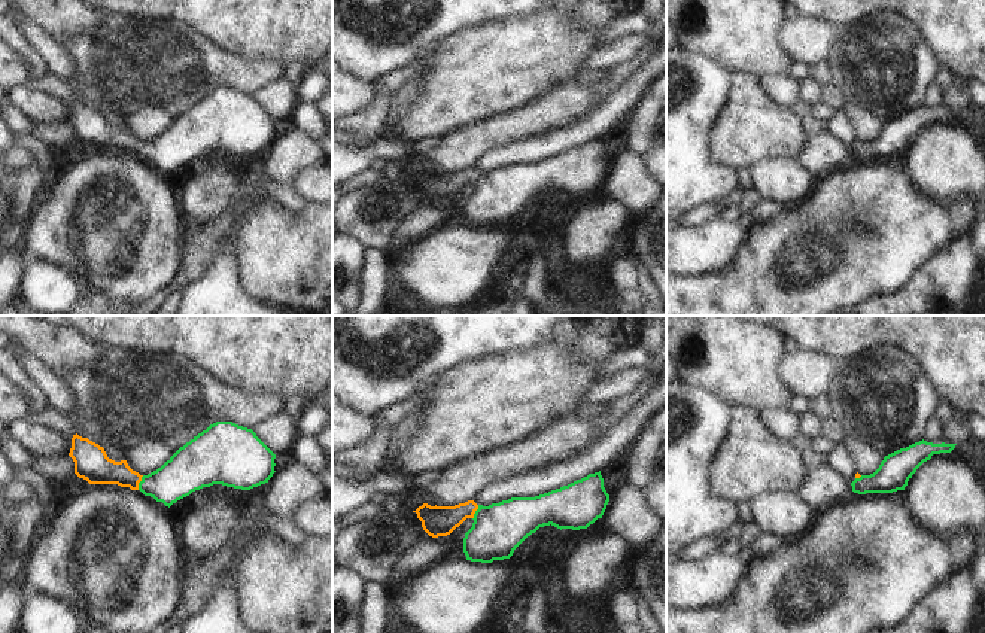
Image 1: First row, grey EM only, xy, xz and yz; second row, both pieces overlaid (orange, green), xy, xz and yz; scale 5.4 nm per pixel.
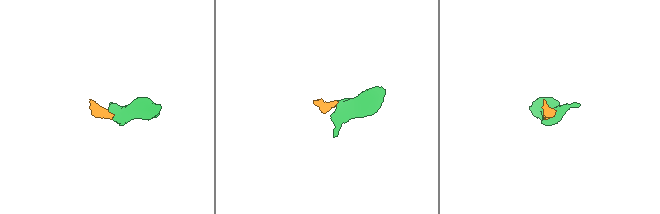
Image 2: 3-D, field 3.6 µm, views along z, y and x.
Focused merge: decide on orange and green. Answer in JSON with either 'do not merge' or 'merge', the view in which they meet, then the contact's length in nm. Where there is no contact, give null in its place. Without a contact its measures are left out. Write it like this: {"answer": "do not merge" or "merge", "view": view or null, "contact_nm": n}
{"answer": "merge", "view": "xy", "contact_nm": 90}

